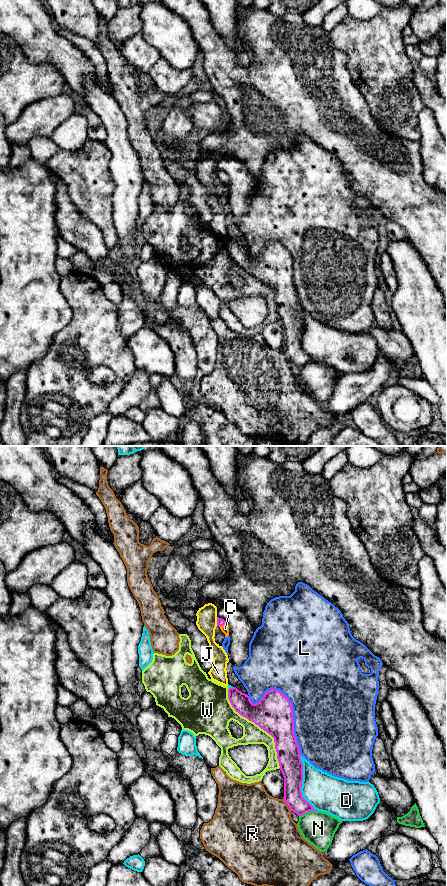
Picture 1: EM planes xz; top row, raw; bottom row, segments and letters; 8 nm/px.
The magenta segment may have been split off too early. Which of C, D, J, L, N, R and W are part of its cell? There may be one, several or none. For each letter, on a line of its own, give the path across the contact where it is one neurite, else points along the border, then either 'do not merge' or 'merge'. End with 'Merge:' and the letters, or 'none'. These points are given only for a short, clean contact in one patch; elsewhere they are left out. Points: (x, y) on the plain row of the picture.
C: across xz (220, 174), (222, 177), (225, 180) | merge
D: do not merge
J: along xz (216, 169), (217, 177) | do not merge
L: do not merge
N: do not merge
R: do not merge
W: do not merge
Merge: C

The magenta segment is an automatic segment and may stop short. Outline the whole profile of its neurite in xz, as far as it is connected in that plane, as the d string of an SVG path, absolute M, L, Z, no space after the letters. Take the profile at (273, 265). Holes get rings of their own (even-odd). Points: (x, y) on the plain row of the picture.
M232 239L228 241L228 251L236 264L249 273L254 274L274 290L277 311L280 318L279 321L284 329L283 351L290 362L298 368L309 363L318 363L302 349L303 315L294 286L293 260L288 250L279 242L271 241L264 246L258 255L253 256L247 246L242 245L236 239Z

